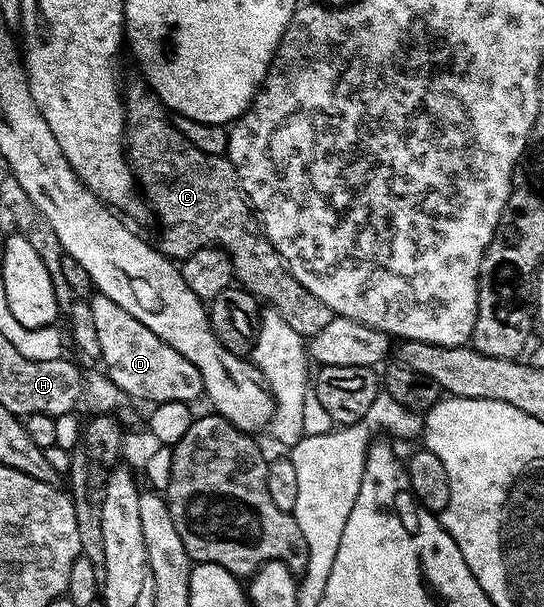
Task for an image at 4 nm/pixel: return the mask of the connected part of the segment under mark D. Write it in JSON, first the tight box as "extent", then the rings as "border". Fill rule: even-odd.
{"extent":[88,295,202,403],"border":[[[100,295],[88,298],[92,317],[95,319],[96,334],[99,335],[99,346],[102,347],[100,360],[105,361],[104,372],[130,397],[148,403],[162,401],[192,402],[196,393],[202,392],[201,372],[194,367],[175,347],[163,343],[159,335],[151,335],[139,319],[127,315],[119,303]]]}

